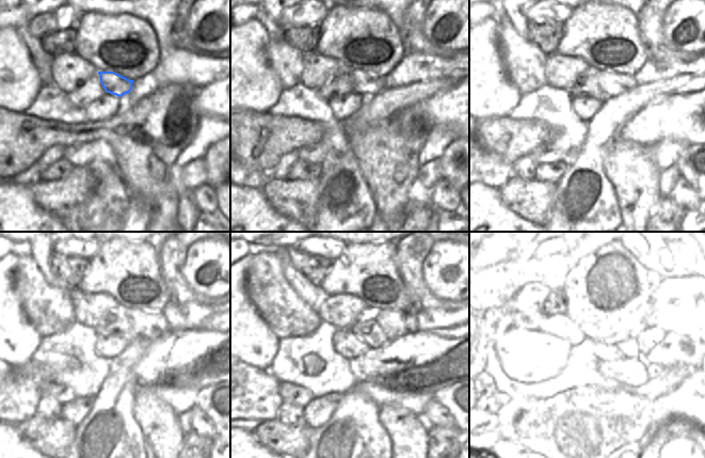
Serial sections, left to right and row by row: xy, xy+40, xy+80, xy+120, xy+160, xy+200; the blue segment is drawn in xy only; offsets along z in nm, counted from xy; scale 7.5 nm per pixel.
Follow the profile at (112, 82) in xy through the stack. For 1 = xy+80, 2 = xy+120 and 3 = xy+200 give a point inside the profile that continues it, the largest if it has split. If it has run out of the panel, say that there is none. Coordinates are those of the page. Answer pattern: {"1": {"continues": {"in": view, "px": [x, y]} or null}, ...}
{"1": {"continues": {"in": "xy+80", "px": [611, 83]}}, "2": {"continues": {"in": "xy+120", "px": [151, 325]}}, "3": {"continues": {"in": "xy+200", "px": [641, 322]}}}

